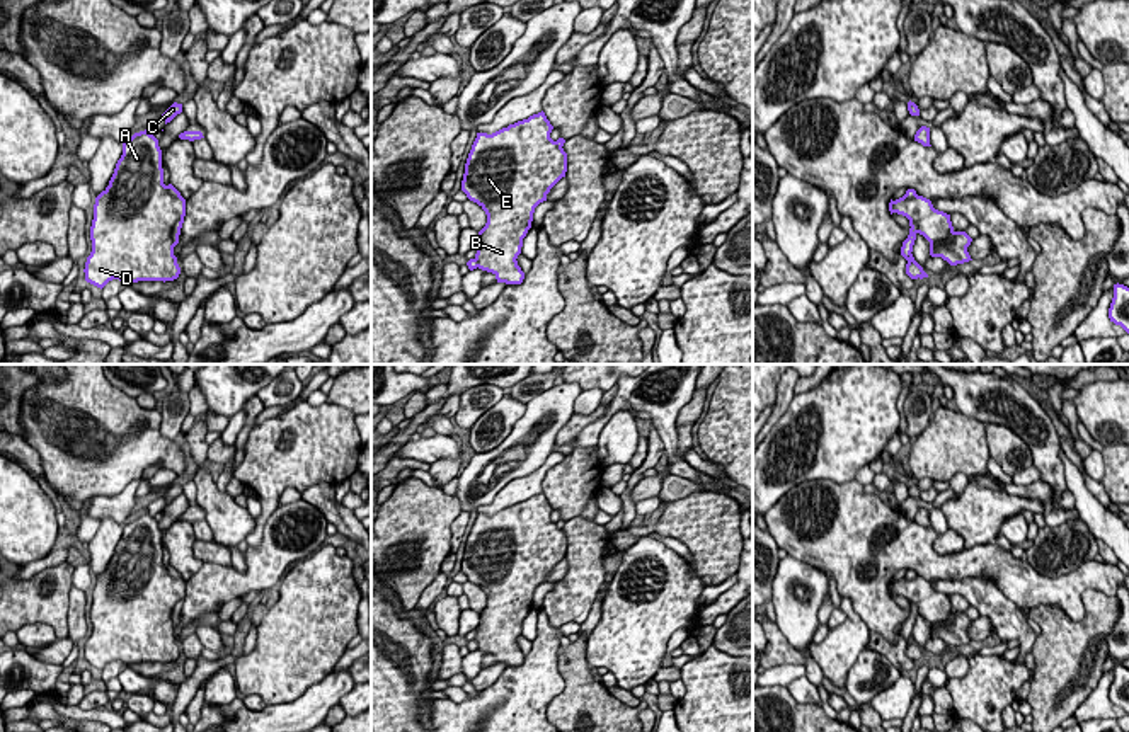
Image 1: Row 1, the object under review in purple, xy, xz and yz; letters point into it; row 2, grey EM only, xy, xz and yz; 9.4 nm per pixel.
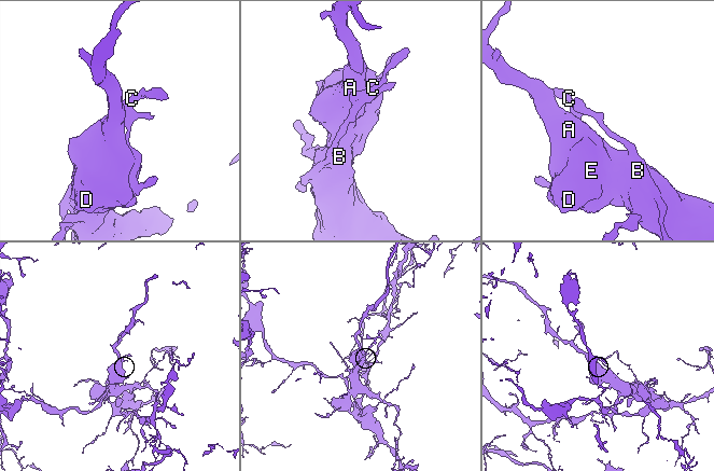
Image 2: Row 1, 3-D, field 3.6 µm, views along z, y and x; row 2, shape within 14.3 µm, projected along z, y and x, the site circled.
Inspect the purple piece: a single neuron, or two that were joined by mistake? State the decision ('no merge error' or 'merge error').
merge error

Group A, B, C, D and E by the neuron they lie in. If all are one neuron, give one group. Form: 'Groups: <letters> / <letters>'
Groups: A B D E / C

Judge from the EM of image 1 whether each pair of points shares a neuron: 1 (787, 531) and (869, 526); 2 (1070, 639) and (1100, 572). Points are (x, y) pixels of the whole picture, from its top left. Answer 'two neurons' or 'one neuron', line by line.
1: one neuron
2: two neurons

